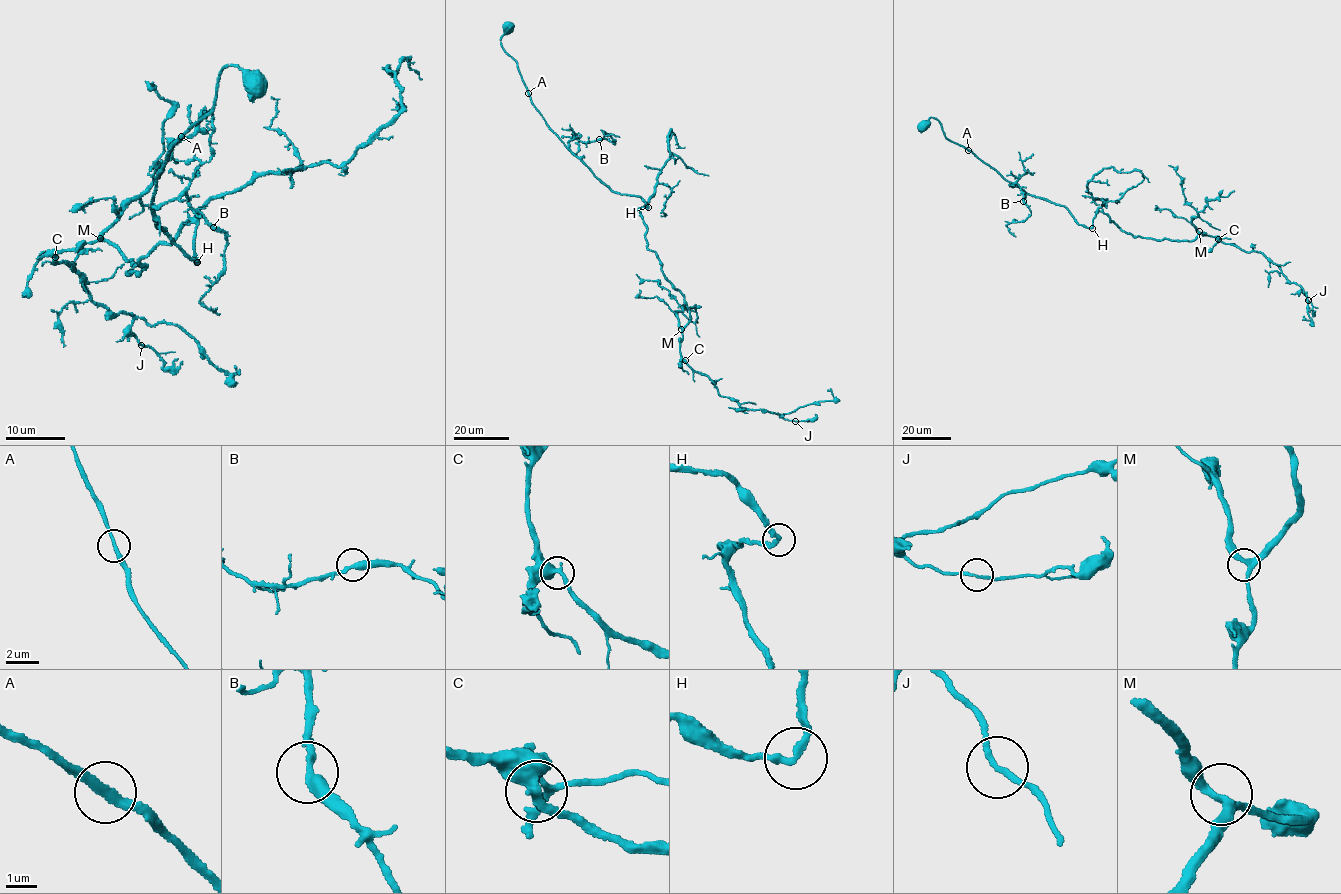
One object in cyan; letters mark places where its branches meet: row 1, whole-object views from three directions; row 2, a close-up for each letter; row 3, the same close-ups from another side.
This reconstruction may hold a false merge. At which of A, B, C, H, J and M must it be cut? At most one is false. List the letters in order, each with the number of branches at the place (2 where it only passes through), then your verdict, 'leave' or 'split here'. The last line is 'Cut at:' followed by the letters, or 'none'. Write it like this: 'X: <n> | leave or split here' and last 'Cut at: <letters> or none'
A: 2 | leave
B: 2 | leave
C: 2 | leave
H: 2 | leave
J: 2 | leave
M: 3 | leave
Cut at: none

